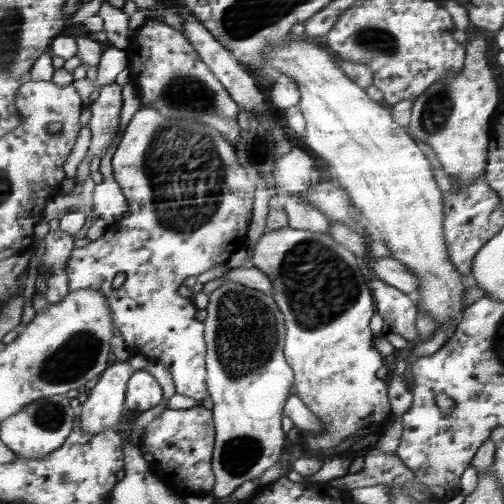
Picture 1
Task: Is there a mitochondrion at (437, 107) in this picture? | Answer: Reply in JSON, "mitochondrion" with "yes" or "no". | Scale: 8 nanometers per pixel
{"mitochondrion":"yes"}

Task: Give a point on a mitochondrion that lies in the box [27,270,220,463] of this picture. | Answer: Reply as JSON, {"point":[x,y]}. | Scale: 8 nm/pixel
{"point":[76,354]}

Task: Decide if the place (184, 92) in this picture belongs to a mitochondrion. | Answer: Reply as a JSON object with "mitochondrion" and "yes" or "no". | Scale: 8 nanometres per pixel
{"mitochondrion":"yes"}

